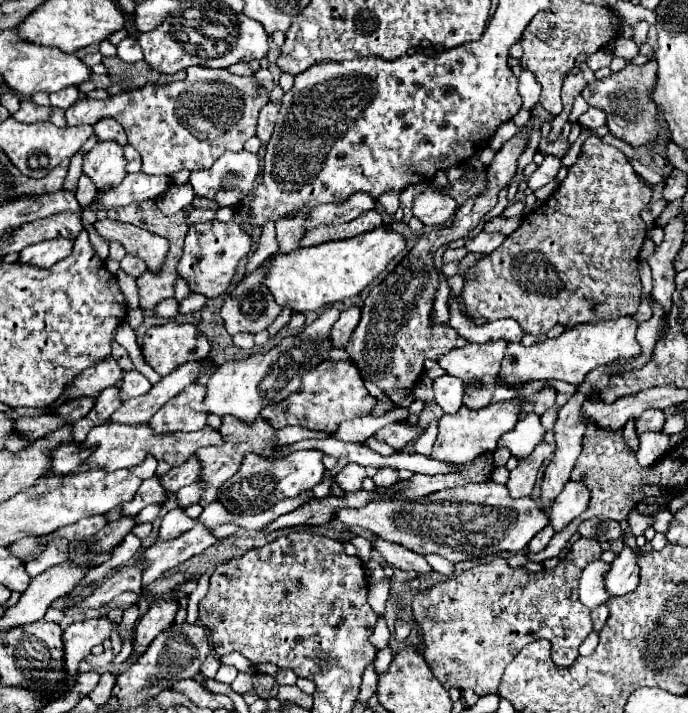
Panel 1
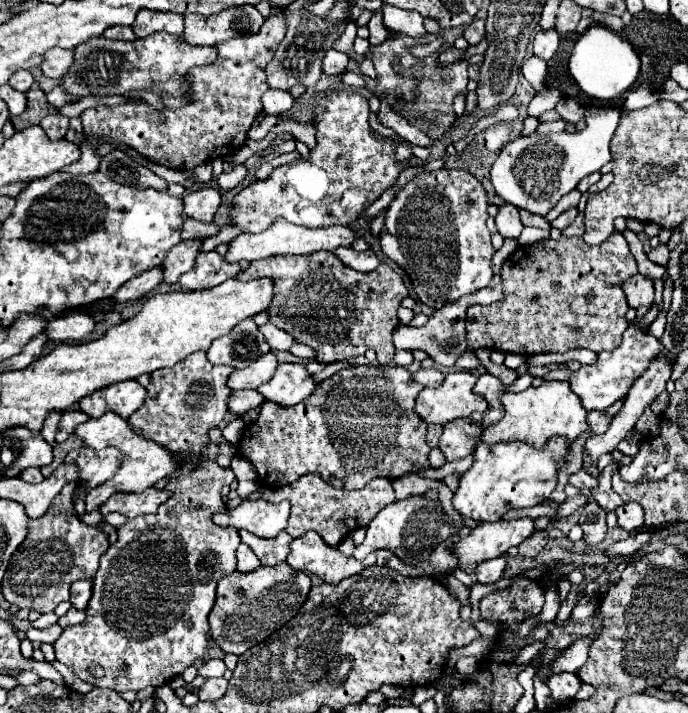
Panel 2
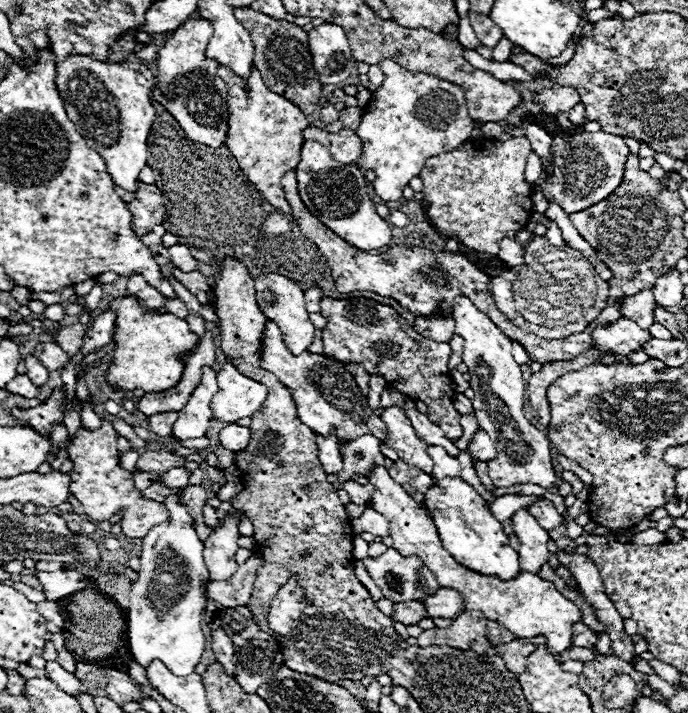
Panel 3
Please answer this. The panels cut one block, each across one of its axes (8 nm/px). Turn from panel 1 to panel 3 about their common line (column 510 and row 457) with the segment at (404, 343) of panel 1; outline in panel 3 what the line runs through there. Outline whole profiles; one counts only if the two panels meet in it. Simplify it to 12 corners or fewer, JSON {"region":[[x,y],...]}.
{"region":[[164,450],[142,452],[136,470],[166,472],[182,458]]}

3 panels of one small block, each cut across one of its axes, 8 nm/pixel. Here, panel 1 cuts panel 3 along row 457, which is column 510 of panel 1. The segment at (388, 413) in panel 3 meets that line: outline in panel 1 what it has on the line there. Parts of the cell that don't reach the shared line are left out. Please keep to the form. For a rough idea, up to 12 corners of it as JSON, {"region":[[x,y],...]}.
{"region":[[520,398],[444,414],[432,458],[464,464],[514,428]]}

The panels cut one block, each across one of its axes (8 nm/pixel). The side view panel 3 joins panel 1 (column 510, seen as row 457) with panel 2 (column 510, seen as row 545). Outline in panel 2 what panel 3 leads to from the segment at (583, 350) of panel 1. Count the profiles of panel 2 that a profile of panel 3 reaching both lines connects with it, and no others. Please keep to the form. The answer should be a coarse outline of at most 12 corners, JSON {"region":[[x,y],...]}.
{"region":[[568,382],[504,394],[504,418],[480,440],[568,446],[588,430]]}

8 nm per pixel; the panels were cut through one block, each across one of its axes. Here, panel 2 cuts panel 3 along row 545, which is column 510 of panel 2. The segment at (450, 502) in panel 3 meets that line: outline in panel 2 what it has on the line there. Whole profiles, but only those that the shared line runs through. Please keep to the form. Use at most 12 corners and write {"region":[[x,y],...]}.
{"region":[[564,436],[484,444],[454,508],[494,522],[556,488]]}

